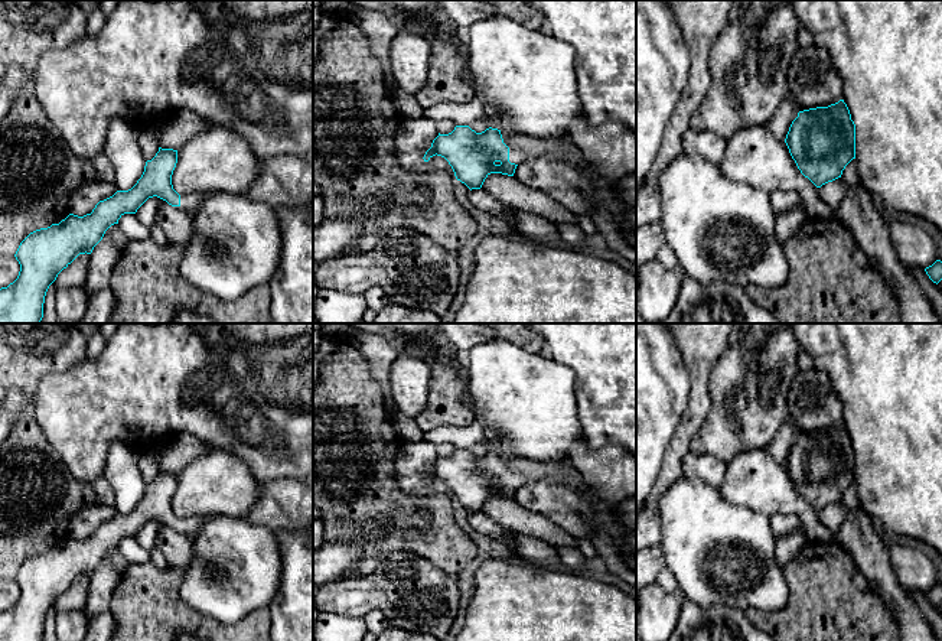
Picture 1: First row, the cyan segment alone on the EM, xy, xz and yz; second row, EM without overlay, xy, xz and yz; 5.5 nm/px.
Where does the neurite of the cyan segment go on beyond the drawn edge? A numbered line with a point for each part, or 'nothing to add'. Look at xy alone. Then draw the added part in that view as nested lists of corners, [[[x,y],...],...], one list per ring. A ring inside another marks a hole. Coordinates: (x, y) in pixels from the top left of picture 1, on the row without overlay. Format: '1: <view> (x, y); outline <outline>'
1: xy (192, 524); outline [[[192,515],[180,520],[180,530],[186,534],[198,533],[206,521],[206,515]]]

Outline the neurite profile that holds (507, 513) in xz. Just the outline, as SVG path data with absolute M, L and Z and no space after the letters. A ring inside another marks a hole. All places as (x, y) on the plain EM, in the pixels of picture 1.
M490 497L485 502L482 513L490 517L501 527L514 533L534 536L545 540L553 547L577 549L576 537L554 526L544 515L519 507L514 500Z

